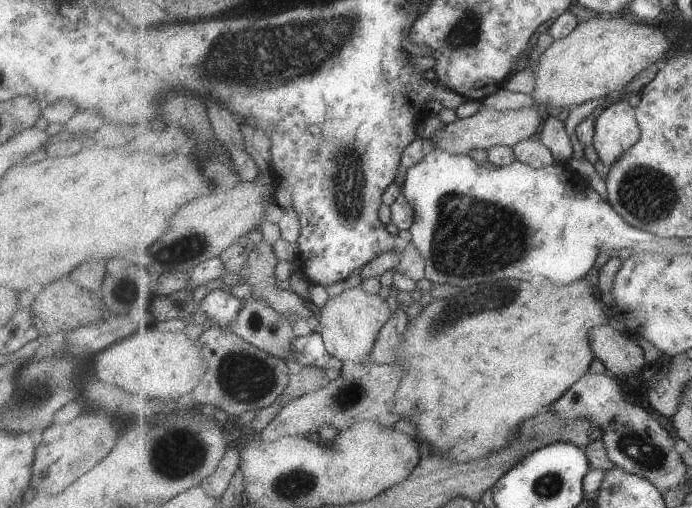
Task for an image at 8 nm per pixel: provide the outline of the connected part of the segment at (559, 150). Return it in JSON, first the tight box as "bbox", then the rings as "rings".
{"bbox":[538,116,573,163],"rings":[[[549,116],[538,135],[540,141],[551,149],[557,161],[568,163],[573,154],[573,142],[565,130],[565,123],[557,116]]]}

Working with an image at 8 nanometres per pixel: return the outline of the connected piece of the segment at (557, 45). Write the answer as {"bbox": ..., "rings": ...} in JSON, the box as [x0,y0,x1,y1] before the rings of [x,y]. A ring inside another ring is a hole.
{"bbox":[533,18,670,109],"rings":[[[592,18],[581,21],[579,26],[567,38],[554,39],[550,47],[539,51],[541,56],[535,66],[537,86],[533,90],[534,102],[552,106],[553,108],[573,109],[587,100],[596,100],[611,95],[613,92],[624,91],[642,70],[649,65],[661,63],[661,56],[669,50],[670,42],[665,40],[663,30],[657,27],[641,24],[631,24],[629,20],[617,18]]]}

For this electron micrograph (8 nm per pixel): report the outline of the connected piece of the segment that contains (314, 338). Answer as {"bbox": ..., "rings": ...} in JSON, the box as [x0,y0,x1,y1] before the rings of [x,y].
{"bbox":[293,331,343,370],"rings":[[[319,331],[297,337],[293,342],[295,342],[293,348],[295,348],[295,354],[297,354],[295,360],[297,360],[296,365],[298,367],[313,366],[337,370],[343,368],[343,360],[327,352],[323,335]]]}

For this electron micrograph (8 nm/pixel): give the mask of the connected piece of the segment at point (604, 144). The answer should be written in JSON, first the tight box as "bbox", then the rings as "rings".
{"bbox":[594,97,641,167],"rings":[[[625,97],[612,101],[595,120],[594,148],[604,165],[612,167],[641,140],[636,108]]]}

